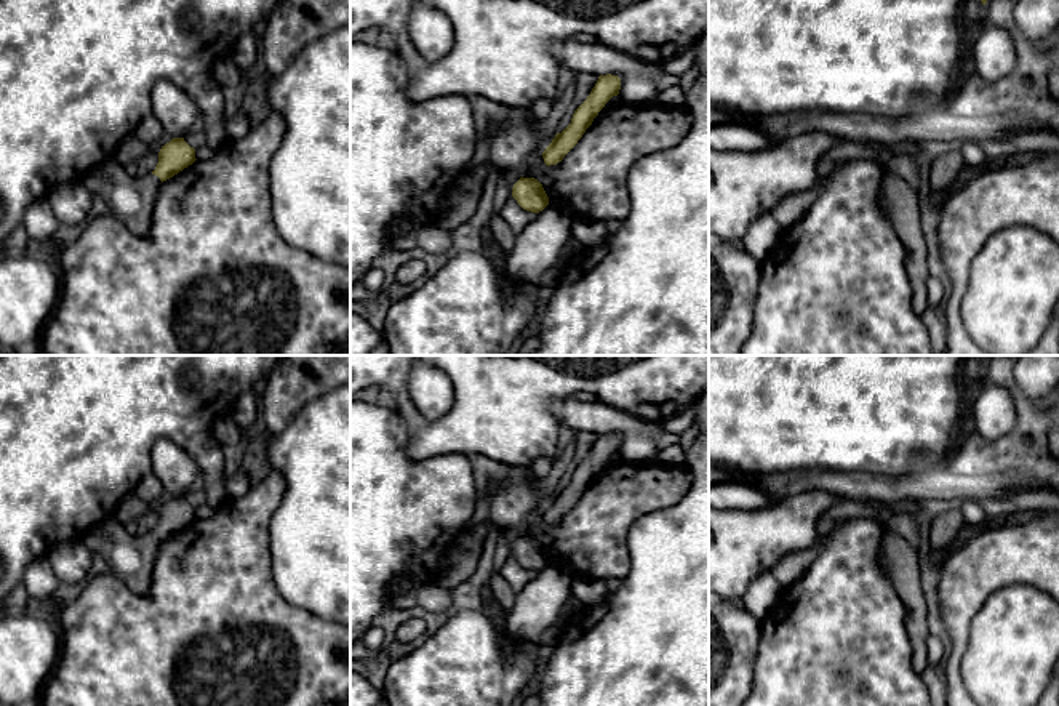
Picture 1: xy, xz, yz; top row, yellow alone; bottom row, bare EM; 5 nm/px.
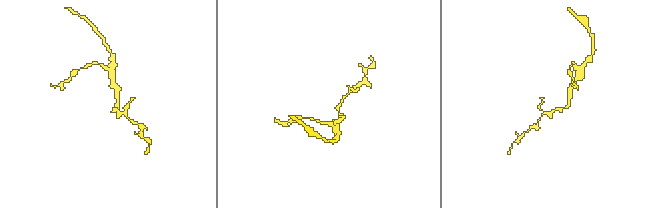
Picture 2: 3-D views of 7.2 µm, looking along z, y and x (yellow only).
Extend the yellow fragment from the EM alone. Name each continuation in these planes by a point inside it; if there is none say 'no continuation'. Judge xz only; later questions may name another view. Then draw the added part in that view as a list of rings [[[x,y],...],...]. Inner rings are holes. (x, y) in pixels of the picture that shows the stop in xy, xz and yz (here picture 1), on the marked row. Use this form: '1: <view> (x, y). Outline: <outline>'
no continuation

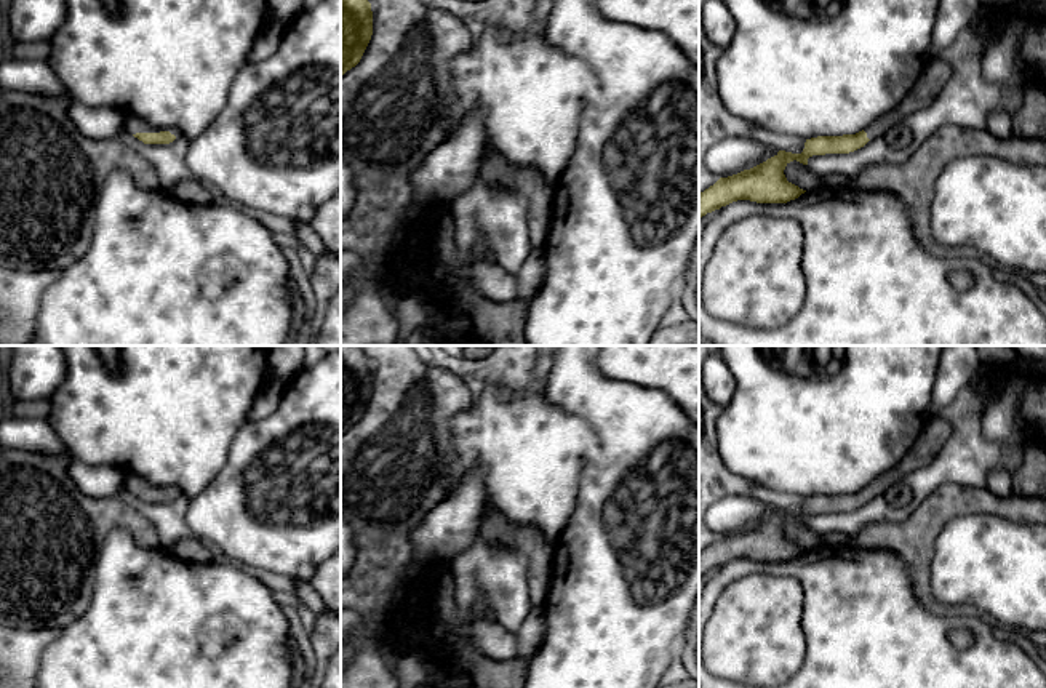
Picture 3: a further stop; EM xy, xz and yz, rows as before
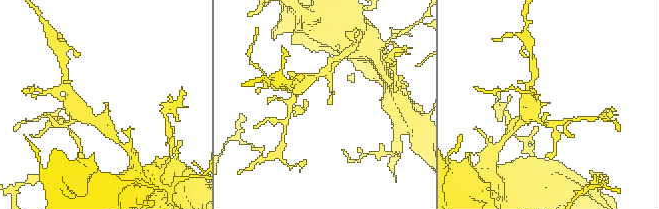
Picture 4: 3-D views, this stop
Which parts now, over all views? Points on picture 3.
1: xy (133, 124). Outline: [[[136,115],[125,117],[125,131],[128,131],[130,134],[170,131],[176,138],[179,136],[176,130],[160,130],[160,128],[150,126],[147,122],[144,122],[142,118]]]

